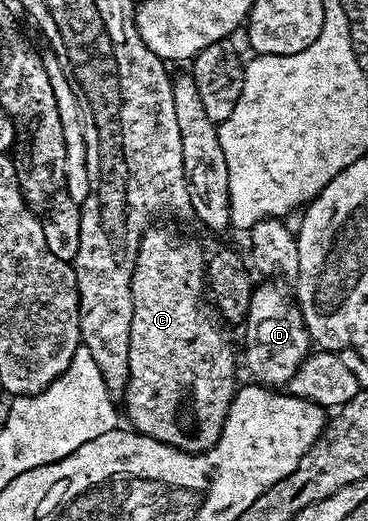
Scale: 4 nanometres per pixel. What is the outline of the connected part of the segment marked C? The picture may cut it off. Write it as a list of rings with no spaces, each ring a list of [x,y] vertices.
[[[154,225],[143,234],[131,279],[134,316],[131,347],[128,349],[130,379],[124,392],[125,418],[126,415],[130,418],[129,426],[141,435],[181,451],[190,451],[193,455],[199,455],[216,445],[236,390],[234,351],[222,332],[223,324],[215,308],[208,302],[206,260],[207,256],[204,251],[202,255],[202,247],[196,240],[170,227]]]

